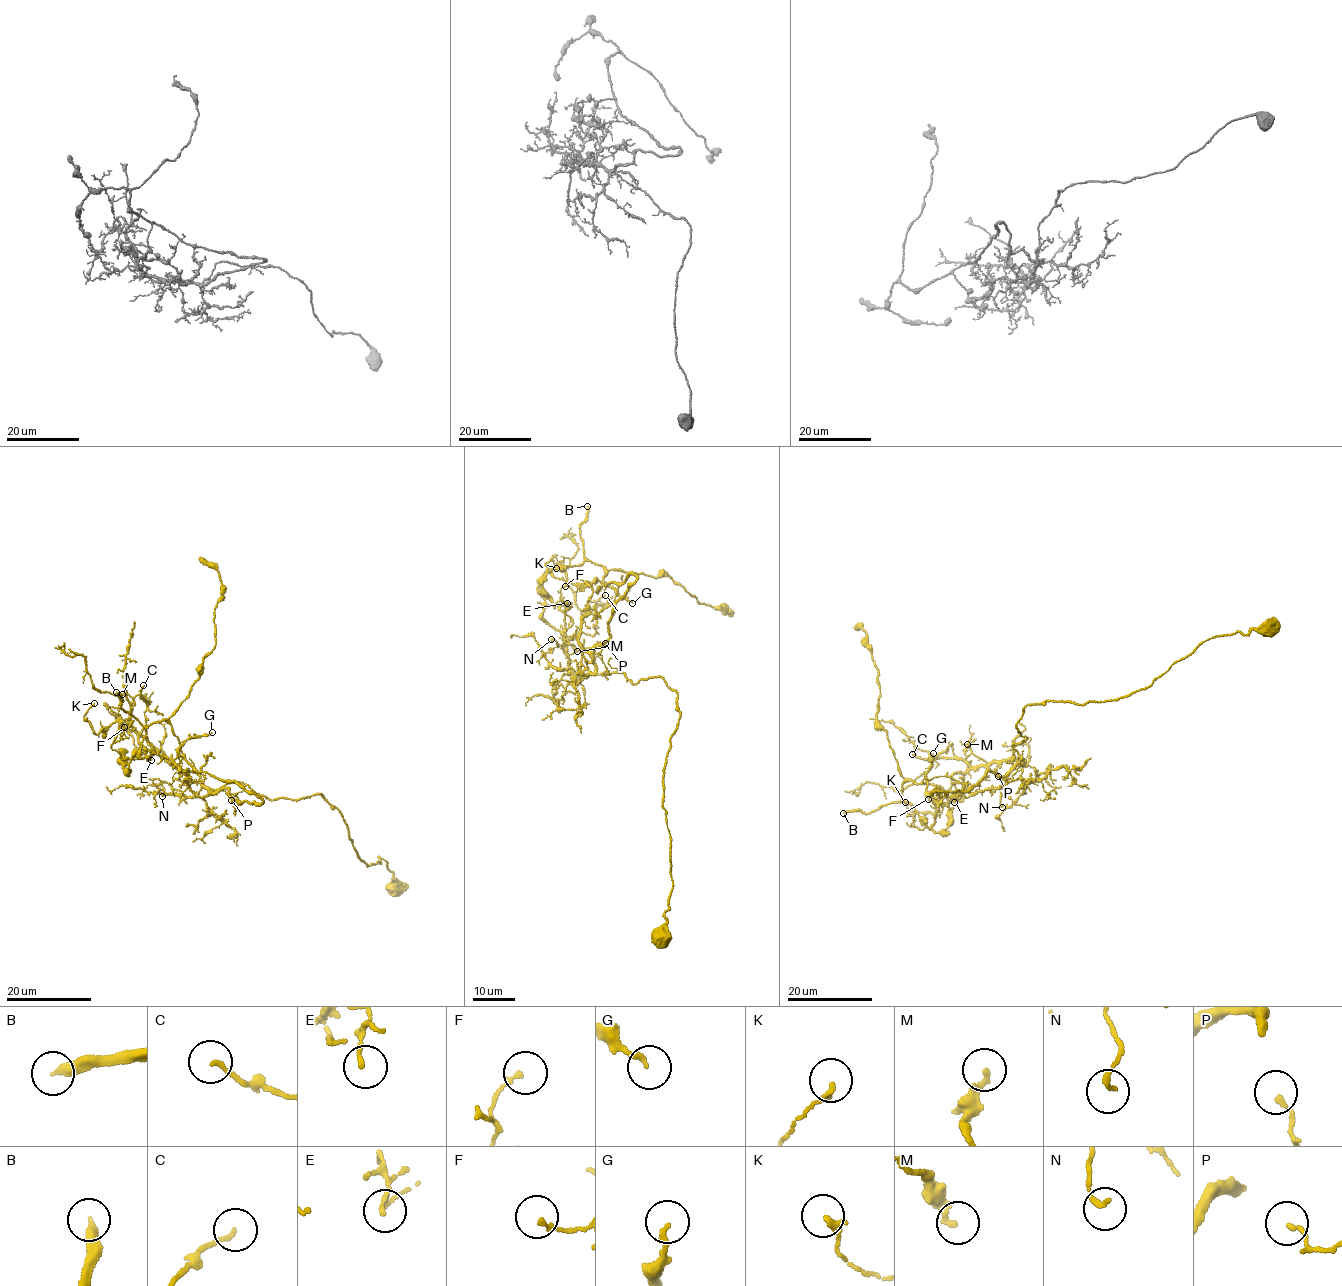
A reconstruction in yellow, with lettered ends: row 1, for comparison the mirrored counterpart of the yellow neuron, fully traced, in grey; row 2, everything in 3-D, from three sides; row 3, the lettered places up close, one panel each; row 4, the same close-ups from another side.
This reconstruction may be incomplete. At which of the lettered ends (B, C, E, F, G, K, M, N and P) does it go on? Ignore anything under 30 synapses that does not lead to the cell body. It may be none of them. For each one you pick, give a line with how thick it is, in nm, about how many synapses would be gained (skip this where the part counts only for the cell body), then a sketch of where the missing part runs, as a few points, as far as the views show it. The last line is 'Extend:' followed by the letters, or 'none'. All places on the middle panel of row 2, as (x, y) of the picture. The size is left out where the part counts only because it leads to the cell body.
B: 280 nm thick; about 90 synapses; missing branch runs (587, 506), (566, 498), (547, 529), (545, 553), (541, 561)
Extend: B

